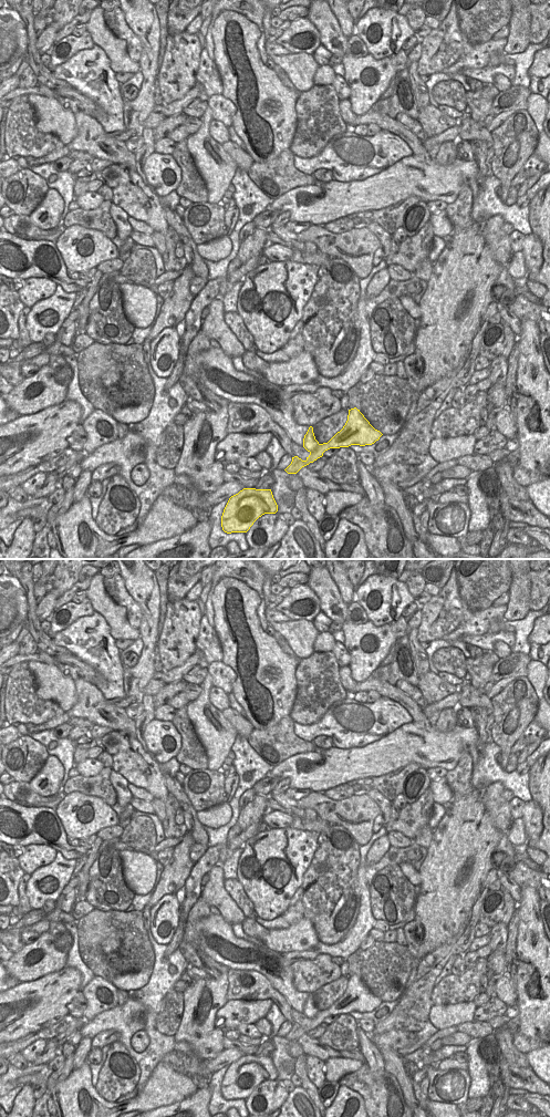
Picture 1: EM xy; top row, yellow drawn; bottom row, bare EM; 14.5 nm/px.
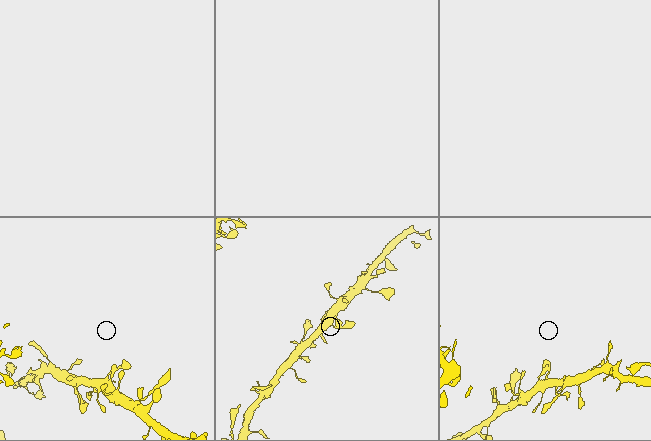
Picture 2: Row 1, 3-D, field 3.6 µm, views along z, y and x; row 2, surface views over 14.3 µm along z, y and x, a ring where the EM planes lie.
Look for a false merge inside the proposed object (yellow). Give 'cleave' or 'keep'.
keep

